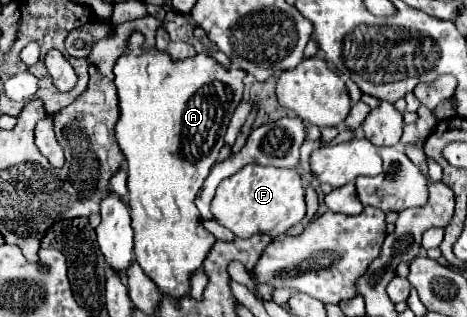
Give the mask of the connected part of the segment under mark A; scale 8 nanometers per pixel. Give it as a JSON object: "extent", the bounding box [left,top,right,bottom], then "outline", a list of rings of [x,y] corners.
{"extent":[114,33,246,299],"outline":[[[136,33],[130,37],[126,53],[114,67],[116,87],[120,97],[120,121],[116,123],[118,145],[128,161],[128,207],[134,229],[134,253],[136,263],[156,283],[160,295],[182,299],[190,295],[190,277],[202,267],[212,245],[214,235],[202,227],[194,197],[198,195],[204,179],[216,163],[218,151],[224,145],[224,133],[232,111],[238,107],[244,93],[246,71],[232,67],[224,71],[208,55],[196,55],[184,61],[168,59],[168,53],[142,49],[144,35]]]}

